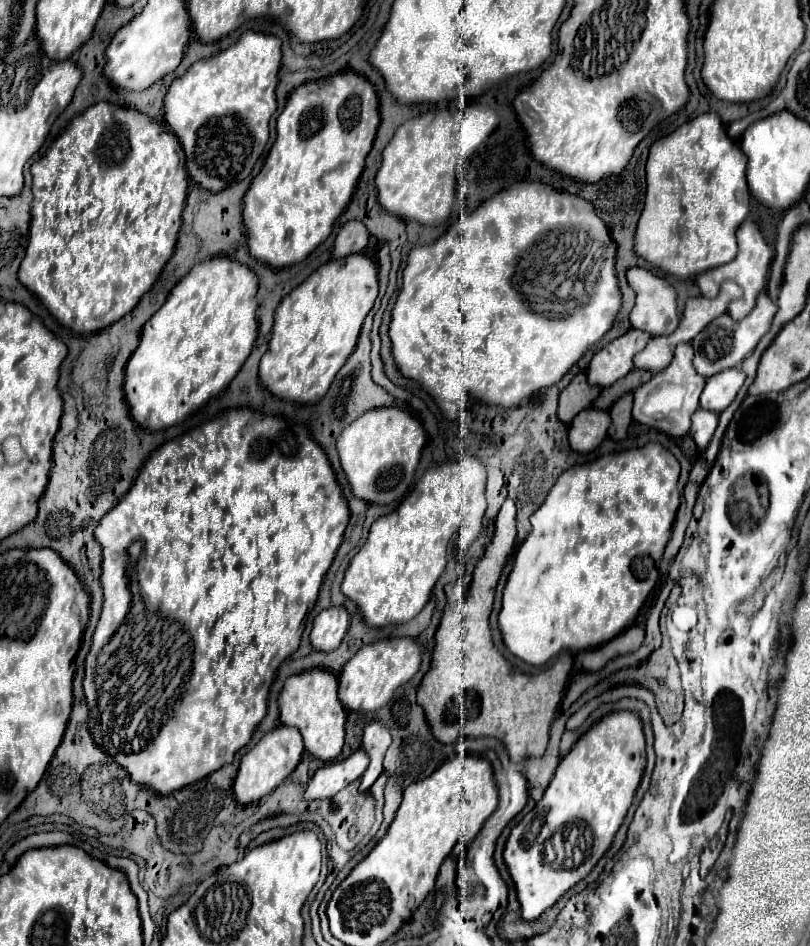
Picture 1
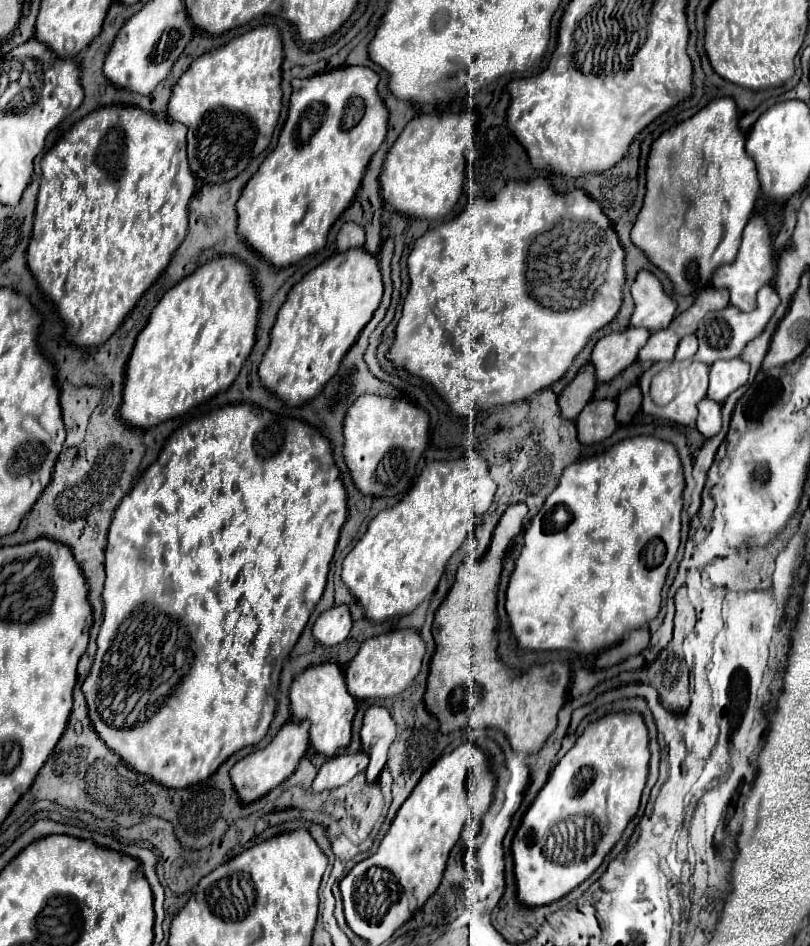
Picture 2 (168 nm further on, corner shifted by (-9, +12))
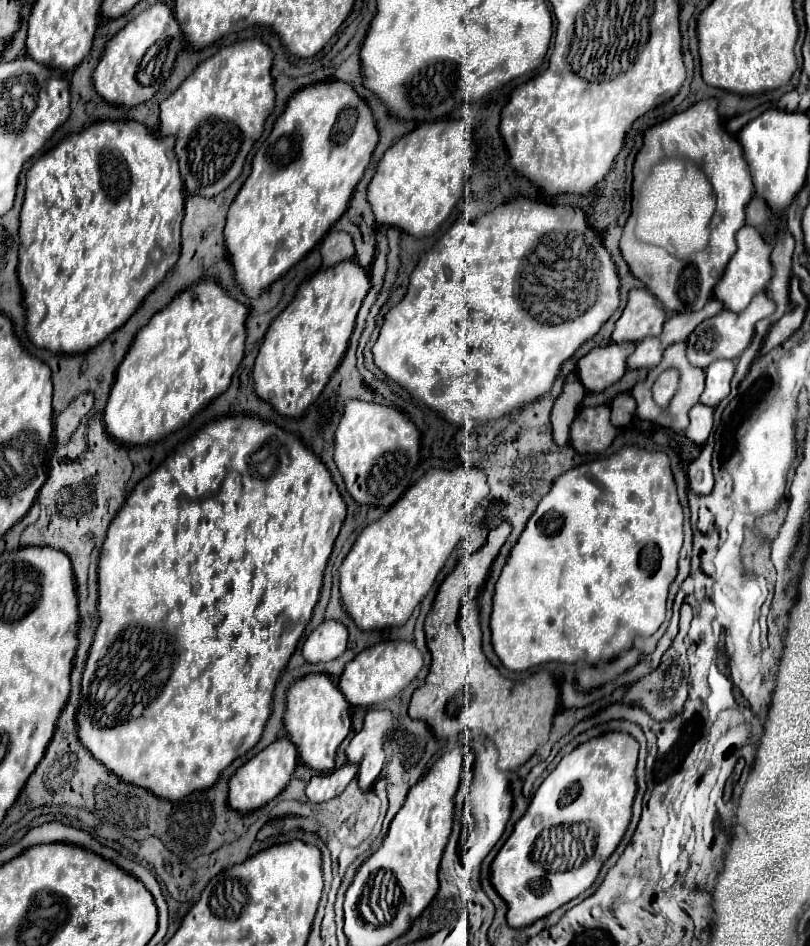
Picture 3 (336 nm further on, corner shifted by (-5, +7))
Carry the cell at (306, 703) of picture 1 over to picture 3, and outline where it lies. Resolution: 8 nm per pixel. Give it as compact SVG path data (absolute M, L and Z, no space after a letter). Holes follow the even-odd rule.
M307 675L295 681L287 691L285 729L299 757L315 771L331 771L335 767L335 753L351 729L349 703L345 695L331 683L327 675Z

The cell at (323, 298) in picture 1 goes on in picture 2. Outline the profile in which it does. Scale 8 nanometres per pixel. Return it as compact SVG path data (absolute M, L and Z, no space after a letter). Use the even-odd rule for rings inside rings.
M363 248L339 252L307 272L287 294L285 304L277 312L271 330L271 346L267 348L259 378L265 388L275 392L287 406L303 404L323 392L323 386L335 376L347 350L363 326L371 320L383 296L379 262Z

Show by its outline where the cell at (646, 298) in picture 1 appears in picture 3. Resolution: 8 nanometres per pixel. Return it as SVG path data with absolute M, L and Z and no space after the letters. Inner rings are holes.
M635 289L629 295L623 315L615 323L611 341L639 343L649 335L659 335L663 323L665 323L665 311L657 305L655 297L647 289Z

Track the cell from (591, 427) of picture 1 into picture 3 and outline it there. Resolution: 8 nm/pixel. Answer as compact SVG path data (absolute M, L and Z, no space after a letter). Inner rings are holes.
M585 407L571 425L571 447L577 453L603 453L615 439L615 427L609 421L609 407Z

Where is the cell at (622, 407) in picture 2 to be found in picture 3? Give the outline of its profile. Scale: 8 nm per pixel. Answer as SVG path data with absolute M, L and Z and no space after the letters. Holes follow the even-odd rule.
M621 393L611 403L611 423L615 427L625 427L635 415L635 399L629 393Z

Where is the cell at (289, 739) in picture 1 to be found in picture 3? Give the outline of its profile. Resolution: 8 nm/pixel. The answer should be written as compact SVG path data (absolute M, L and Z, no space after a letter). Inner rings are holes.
M287 737L273 741L259 755L255 755L251 761L241 765L235 771L235 775L229 779L231 809L235 809L239 813L251 813L251 811L267 805L271 799L275 799L287 787L287 783L293 777L295 767L297 767L297 749L295 749L295 745Z

